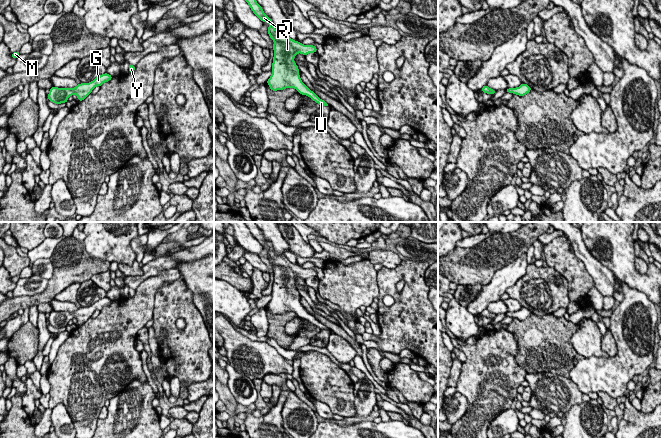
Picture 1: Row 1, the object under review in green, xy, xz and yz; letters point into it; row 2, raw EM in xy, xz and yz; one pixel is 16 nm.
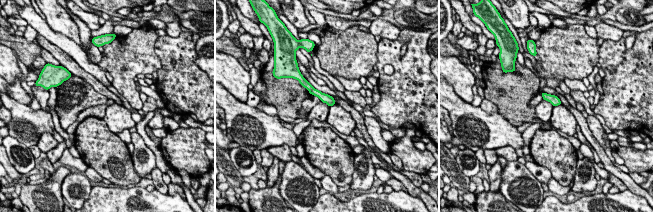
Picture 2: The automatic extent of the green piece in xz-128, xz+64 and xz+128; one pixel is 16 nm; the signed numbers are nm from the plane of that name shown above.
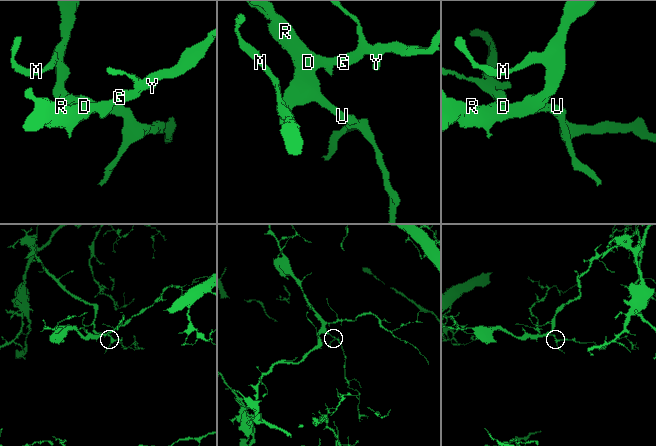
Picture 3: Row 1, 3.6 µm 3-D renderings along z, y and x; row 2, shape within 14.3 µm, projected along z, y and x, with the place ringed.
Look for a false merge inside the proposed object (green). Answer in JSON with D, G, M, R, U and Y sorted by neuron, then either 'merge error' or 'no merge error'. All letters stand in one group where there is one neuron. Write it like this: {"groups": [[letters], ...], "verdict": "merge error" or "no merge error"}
{"groups": [["D", "G", "M", "R", "U", "Y"]], "verdict": "no merge error"}

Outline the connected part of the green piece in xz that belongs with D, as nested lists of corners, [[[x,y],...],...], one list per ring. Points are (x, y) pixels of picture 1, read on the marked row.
[[[245,0],[250,6],[253,13],[264,23],[267,21],[269,27],[267,33],[274,41],[273,50],[274,57],[272,63],[272,74],[267,80],[272,91],[283,90],[286,88],[294,88],[298,93],[310,97],[320,106],[328,106],[328,104],[320,99],[313,91],[311,91],[300,79],[299,68],[294,62],[295,55],[298,53],[304,56],[309,53],[317,52],[317,47],[304,45],[301,42],[291,39],[283,30],[274,28],[272,19],[263,11],[263,8],[256,0]]]

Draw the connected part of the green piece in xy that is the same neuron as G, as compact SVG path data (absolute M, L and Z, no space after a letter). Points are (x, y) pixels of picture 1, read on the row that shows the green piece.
M104 73L96 77L93 81L89 83L80 83L74 88L58 88L51 87L49 94L47 96L48 100L54 104L66 103L68 98L73 94L77 95L78 100L83 101L96 87L101 87L104 82L108 82L112 79L113 76L108 73Z

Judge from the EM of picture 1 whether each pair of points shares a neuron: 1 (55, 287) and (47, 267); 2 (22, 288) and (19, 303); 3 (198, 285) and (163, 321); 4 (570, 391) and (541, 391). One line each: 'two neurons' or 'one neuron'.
1: two neurons
2: two neurons
3: two neurons
4: one neuron

